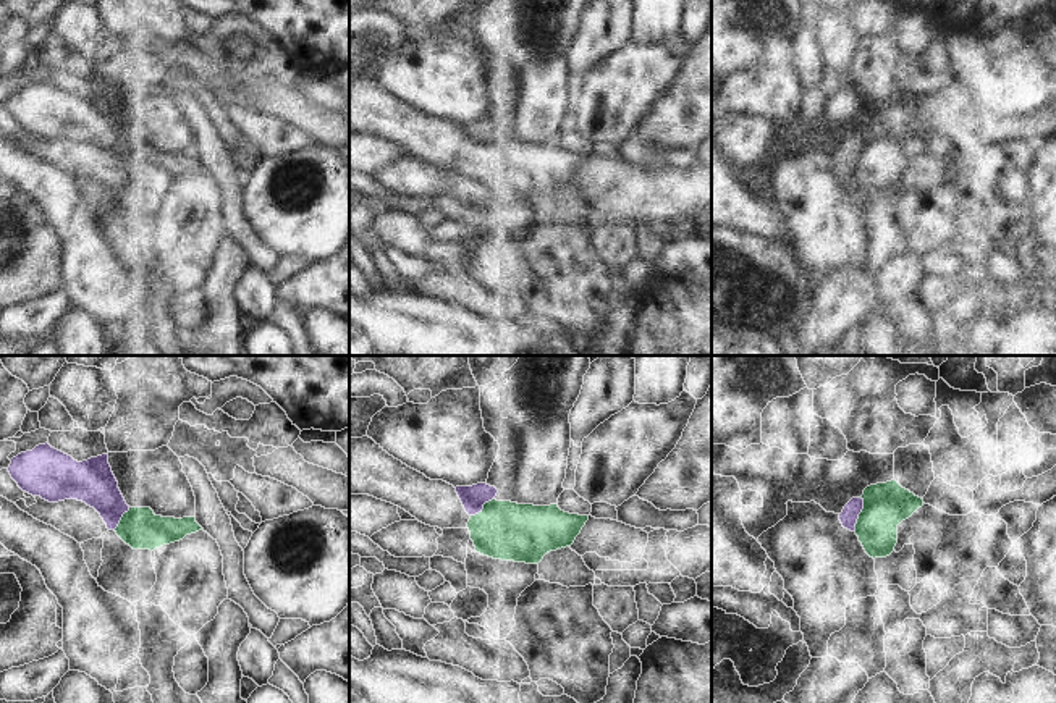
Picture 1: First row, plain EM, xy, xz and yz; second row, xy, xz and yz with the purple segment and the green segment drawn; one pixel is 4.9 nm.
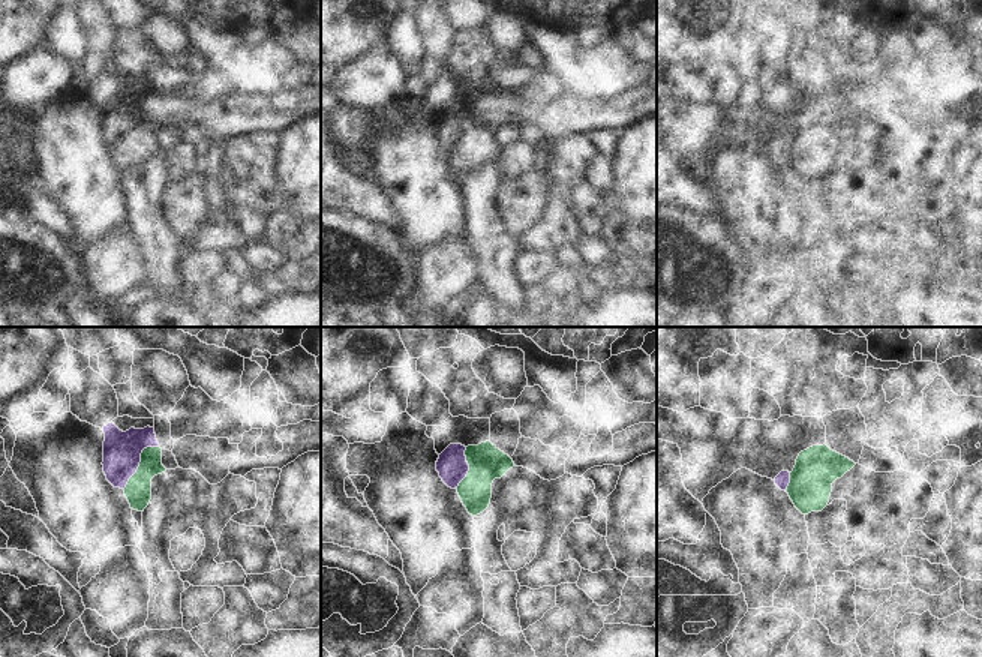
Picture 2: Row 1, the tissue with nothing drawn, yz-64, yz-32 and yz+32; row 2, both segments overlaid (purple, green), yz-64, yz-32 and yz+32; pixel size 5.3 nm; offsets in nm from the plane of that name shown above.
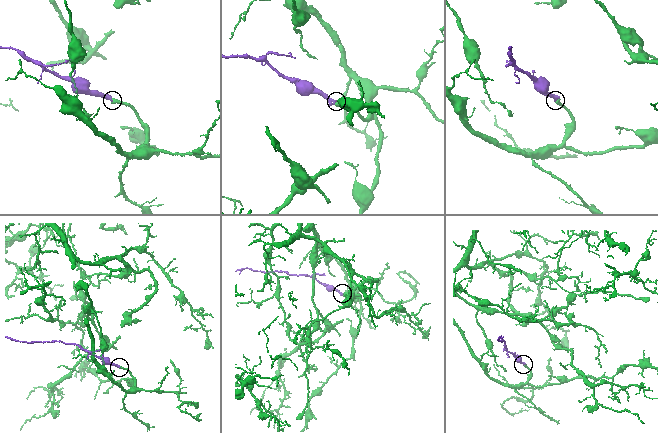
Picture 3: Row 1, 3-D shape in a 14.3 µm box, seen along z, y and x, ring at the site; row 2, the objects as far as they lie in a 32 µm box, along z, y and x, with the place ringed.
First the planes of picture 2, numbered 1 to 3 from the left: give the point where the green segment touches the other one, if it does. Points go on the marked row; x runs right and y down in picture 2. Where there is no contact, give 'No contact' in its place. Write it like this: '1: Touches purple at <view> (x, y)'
1: Touches purple at yz-64 (140, 461)
2: Touches purple at yz-32 (468, 468)
3: Touches purple at yz+32 (789, 482)

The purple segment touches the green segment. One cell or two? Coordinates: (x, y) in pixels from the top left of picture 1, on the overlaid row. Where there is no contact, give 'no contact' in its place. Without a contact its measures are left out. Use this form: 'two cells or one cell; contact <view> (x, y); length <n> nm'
two cells; contact yz (859, 513); length 170 nm

